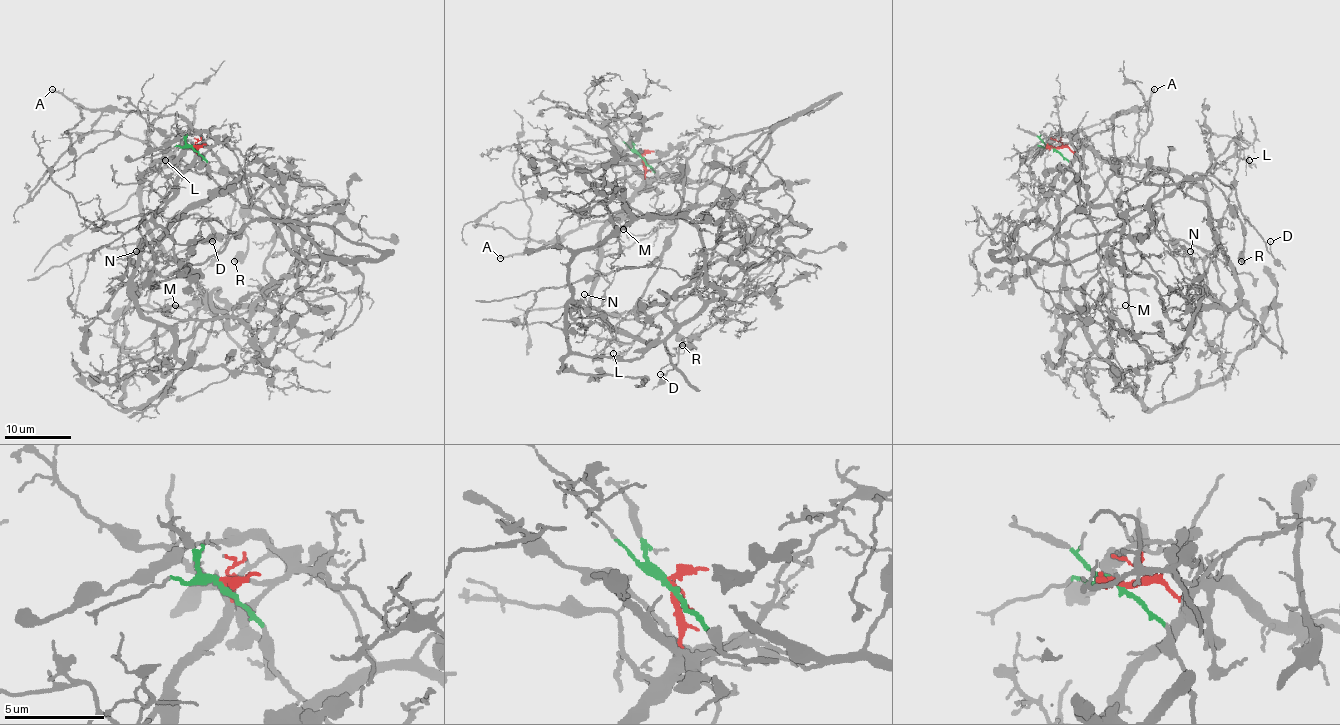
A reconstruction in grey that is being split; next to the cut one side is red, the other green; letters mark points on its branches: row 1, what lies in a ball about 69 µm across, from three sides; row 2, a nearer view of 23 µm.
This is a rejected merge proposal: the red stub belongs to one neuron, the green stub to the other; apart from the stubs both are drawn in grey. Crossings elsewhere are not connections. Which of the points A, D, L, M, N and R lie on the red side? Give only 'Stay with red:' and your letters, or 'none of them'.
Stay with red: L, M, N, R

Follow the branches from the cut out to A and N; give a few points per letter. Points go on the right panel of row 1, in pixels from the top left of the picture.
A: (1053, 148), (1069, 163), (1084, 206), (1091, 203), (1116, 166), (1114, 116), (1119, 111), (1144, 110), (1154, 88)
N: (1053, 146), (1093, 148), (1104, 160), (1176, 168), (1197, 183), (1206, 195), (1216, 245), (1202, 261), (1191, 251)

